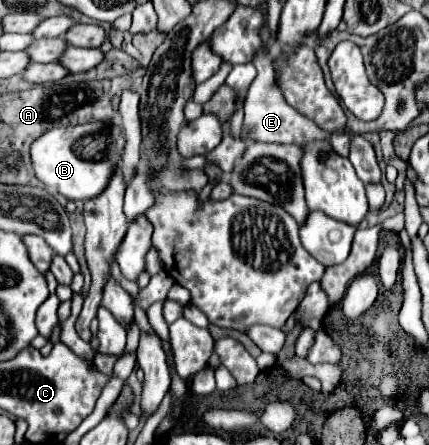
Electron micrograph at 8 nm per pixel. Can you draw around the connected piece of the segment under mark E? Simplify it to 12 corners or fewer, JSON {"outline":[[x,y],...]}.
{"outline":[[257,51],[245,99],[251,143],[331,139],[275,85],[273,55]]}

